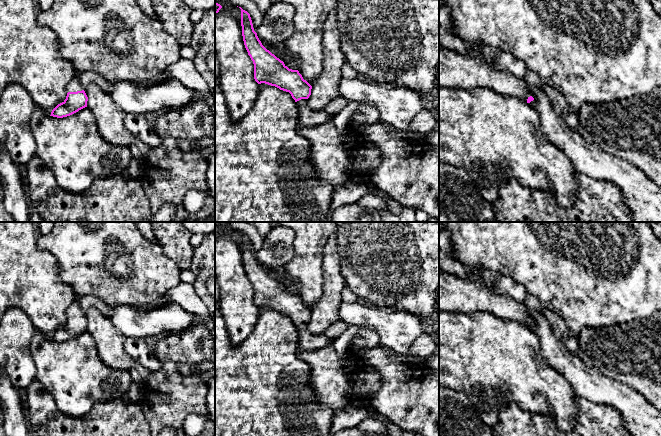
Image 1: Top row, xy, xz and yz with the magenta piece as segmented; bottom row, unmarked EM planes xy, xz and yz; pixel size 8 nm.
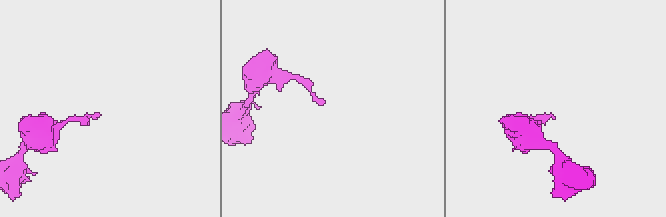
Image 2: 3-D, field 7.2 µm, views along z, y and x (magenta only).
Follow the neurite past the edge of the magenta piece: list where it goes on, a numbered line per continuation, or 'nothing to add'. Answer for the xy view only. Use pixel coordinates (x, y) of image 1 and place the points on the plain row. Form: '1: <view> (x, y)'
1: xy (74, 310)

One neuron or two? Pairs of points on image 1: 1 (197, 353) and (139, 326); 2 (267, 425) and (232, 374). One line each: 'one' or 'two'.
1: two
2: one

